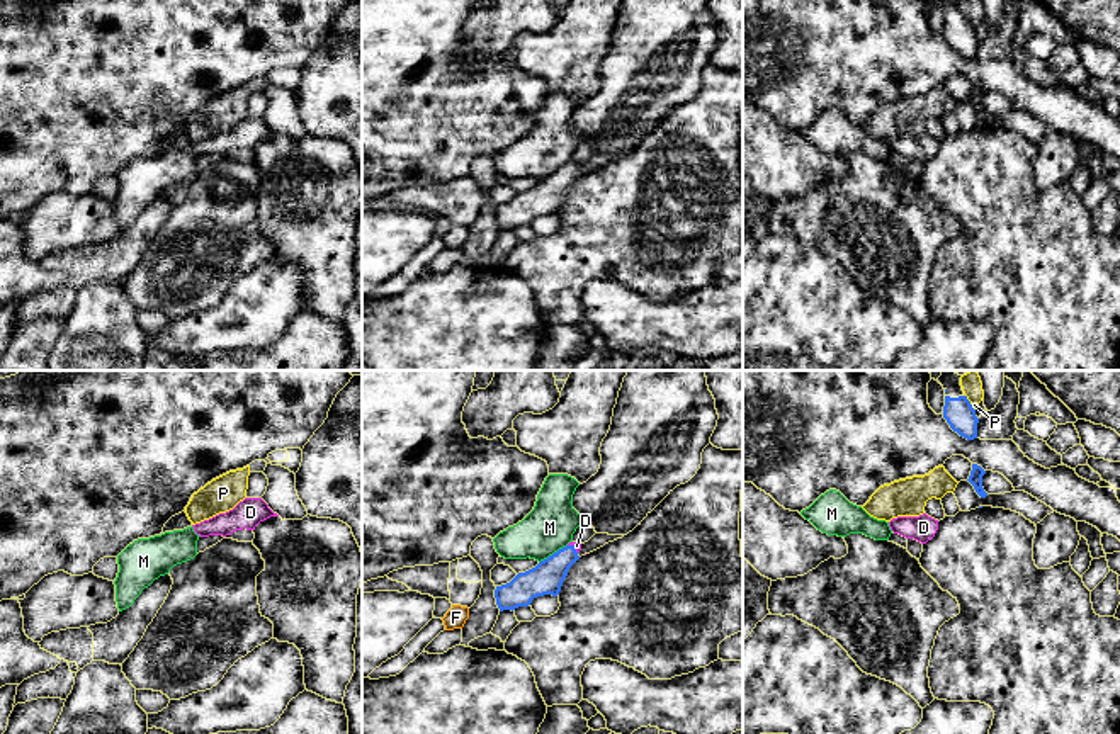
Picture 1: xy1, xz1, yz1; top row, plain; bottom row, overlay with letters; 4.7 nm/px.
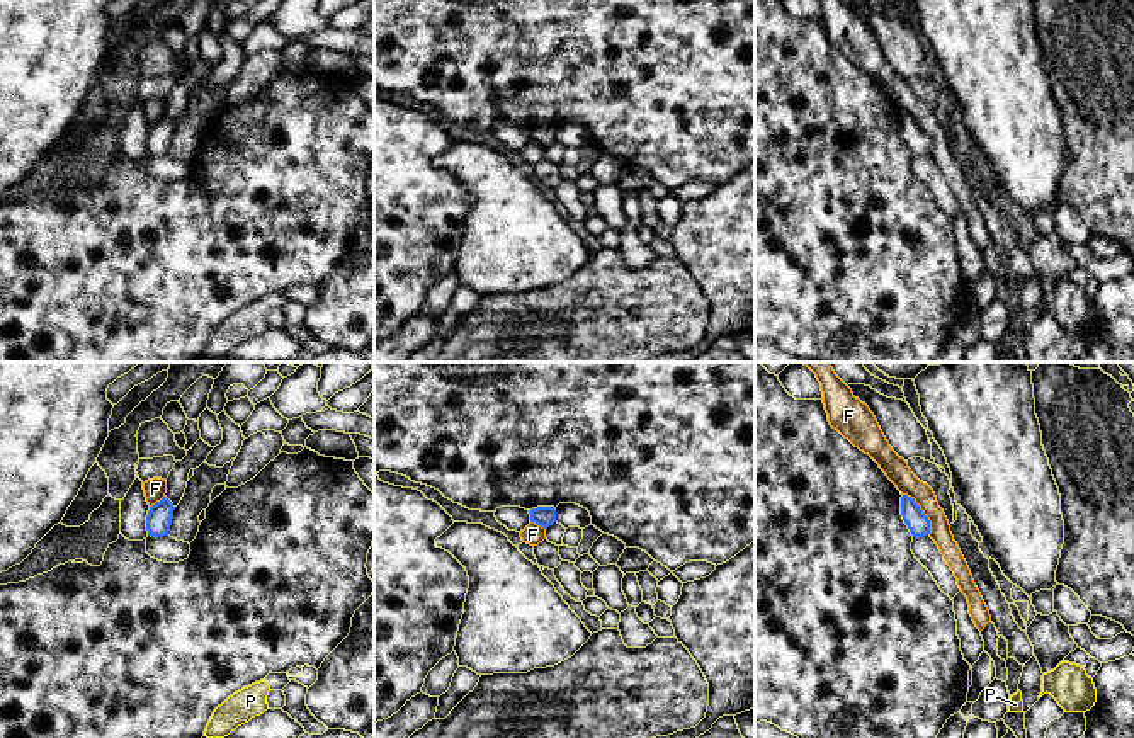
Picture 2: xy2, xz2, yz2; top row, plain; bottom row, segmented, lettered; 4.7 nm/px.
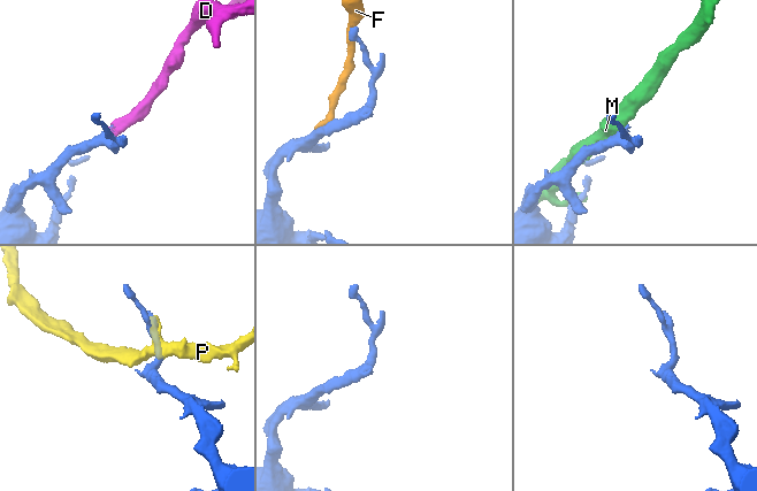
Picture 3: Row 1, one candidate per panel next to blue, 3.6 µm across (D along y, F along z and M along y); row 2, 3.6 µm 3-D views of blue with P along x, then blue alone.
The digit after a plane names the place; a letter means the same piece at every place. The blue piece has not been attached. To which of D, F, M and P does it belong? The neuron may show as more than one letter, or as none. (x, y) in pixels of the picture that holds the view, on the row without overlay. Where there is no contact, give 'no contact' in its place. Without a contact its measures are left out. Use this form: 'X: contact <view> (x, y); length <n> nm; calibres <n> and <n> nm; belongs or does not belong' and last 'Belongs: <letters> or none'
D: contact xz1 (573, 167); length 60 nm; calibres 160 and 30 nm; belongs
F: contact yz2 (922, 131); length 240 nm; calibres 110 and 110 nm; does not belong
M: contact xz1 (554, 172); length 160 nm; calibres 160 and 220 nm; does not belong
P: contact yz1 (969, 22); length 90 nm; calibres 140 and 90 nm; does not belong
Belongs: D

